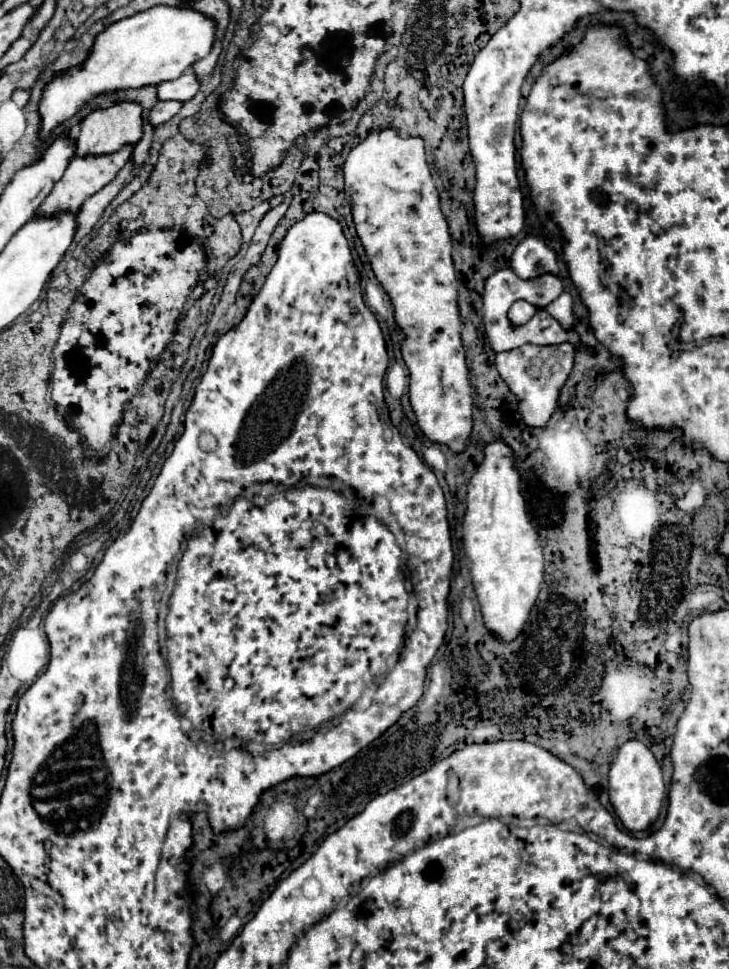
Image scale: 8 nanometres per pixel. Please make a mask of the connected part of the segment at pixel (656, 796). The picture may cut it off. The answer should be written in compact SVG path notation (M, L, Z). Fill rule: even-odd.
M638 739L626 741L618 749L618 755L614 757L614 761L610 763L608 785L610 785L610 803L614 805L614 811L626 829L644 831L656 821L662 809L662 803L666 799L666 785L662 779L660 763L656 761L650 747L646 747Z

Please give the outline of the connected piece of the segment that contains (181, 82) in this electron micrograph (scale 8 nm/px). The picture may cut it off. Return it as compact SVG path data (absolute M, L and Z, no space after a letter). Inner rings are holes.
M186 69L178 79L174 81L164 81L158 85L158 99L168 101L168 99L176 99L176 101L188 101L192 99L200 89L200 81L194 73L194 69Z

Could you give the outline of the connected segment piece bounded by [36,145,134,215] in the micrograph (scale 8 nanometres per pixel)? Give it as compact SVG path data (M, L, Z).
M124 145L116 153L108 153L108 155L74 157L70 161L64 177L54 185L54 189L50 191L50 195L44 199L44 203L40 205L40 209L36 213L40 213L40 215L54 215L58 211L78 209L84 203L84 199L88 199L90 195L94 195L96 191L100 191L104 185L108 185L110 181L114 181L114 177L118 175L118 171L132 159L132 149L134 149L134 145Z

